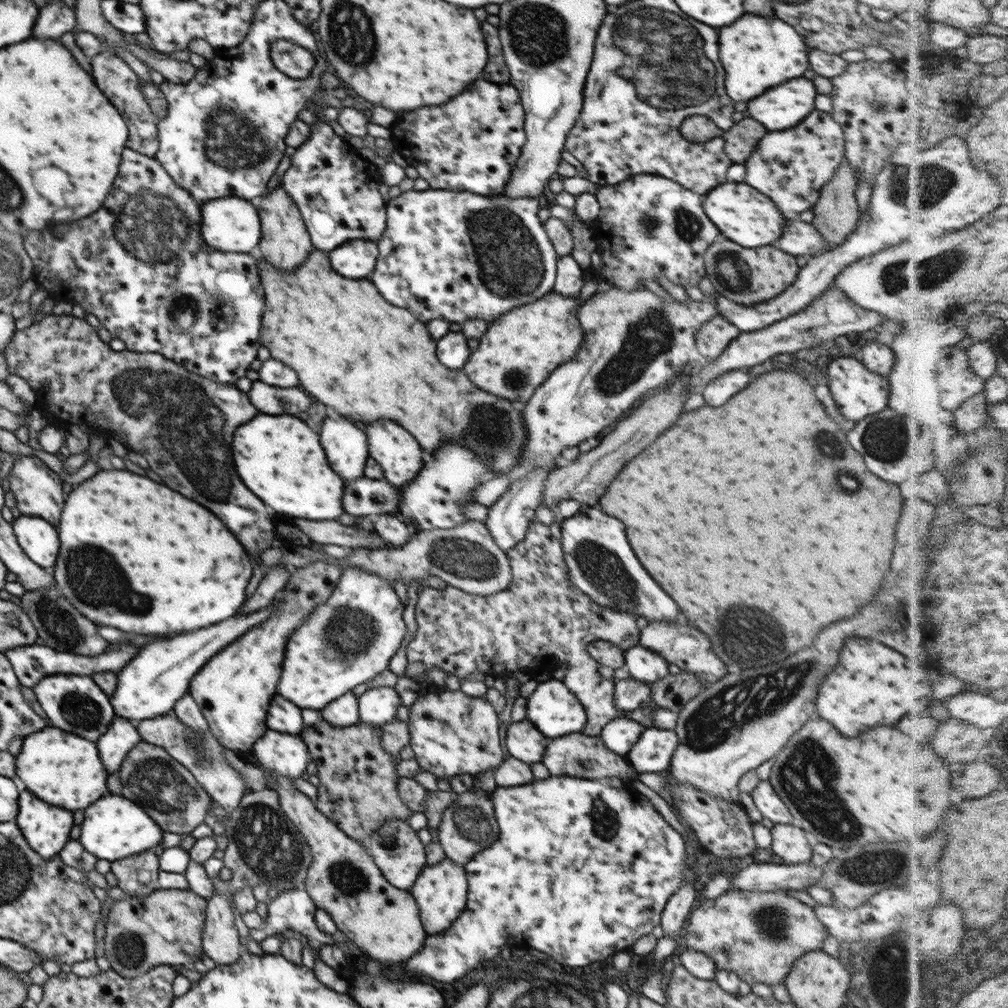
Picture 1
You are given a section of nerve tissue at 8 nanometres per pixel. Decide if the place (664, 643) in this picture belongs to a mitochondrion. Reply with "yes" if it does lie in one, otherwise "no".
no

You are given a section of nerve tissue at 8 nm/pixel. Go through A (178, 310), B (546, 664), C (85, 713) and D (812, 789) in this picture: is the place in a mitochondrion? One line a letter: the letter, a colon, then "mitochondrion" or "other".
A: mitochondrion
B: other
C: mitochondrion
D: mitochondrion

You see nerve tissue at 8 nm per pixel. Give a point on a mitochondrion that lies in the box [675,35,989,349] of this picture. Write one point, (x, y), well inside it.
(935, 179)

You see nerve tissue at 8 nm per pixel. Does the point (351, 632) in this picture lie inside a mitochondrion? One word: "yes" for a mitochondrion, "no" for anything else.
yes

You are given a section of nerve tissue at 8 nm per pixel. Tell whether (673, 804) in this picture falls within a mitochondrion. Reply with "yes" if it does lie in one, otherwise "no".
no

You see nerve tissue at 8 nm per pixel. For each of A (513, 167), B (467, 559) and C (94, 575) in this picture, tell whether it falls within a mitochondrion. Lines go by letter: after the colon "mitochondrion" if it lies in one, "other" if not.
A: other
B: mitochondrion
C: mitochondrion

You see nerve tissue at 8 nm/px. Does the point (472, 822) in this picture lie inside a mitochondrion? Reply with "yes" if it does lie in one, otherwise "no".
yes

